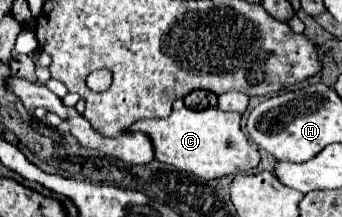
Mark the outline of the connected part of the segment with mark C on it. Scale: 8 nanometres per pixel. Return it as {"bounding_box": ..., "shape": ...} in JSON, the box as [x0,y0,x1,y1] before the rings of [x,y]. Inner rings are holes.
{"bounding_box":[131,107,261,179],"shape":[[[183,107],[165,119],[137,121],[131,131],[143,131],[151,137],[157,161],[169,161],[169,165],[187,173],[205,173],[205,179],[249,173],[261,161],[257,145],[249,143],[241,131],[241,113],[227,113],[217,107],[203,111]]]}

